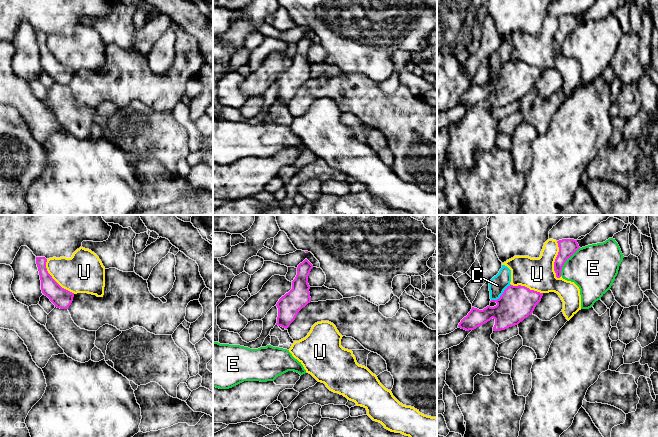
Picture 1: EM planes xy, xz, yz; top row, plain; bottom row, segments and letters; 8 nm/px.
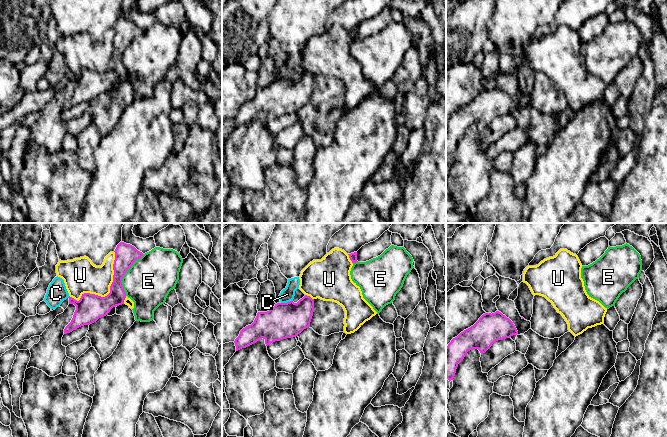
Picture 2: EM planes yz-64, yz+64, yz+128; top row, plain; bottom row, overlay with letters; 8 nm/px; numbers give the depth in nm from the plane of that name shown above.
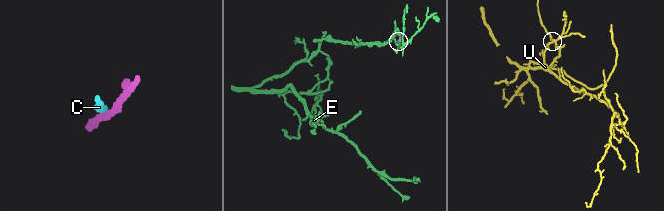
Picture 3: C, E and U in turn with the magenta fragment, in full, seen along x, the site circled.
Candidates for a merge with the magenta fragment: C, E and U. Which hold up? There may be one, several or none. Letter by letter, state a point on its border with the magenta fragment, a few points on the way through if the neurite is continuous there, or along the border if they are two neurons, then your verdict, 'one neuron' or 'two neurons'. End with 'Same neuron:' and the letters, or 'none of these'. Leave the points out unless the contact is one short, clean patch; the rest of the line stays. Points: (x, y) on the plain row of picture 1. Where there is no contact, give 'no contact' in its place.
C: yz (501, 71) | along yz (510, 60), (498, 74), (491, 76) | two neurons
E: yz (566, 36) | two neurons
U: xy (53, 55) | two neurons
Same neuron: none of these

